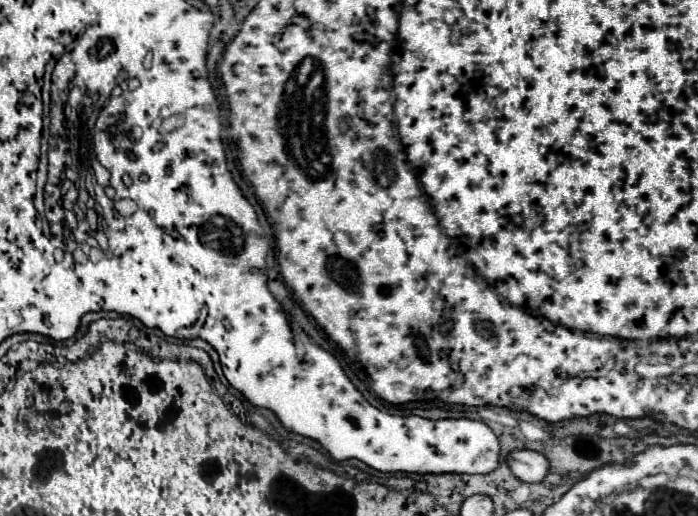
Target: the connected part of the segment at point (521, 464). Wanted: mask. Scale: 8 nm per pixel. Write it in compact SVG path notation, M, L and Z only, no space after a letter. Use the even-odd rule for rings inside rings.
M520 450L512 452L508 458L508 464L512 472L522 480L522 482L542 482L548 474L548 458L540 452L534 450Z

